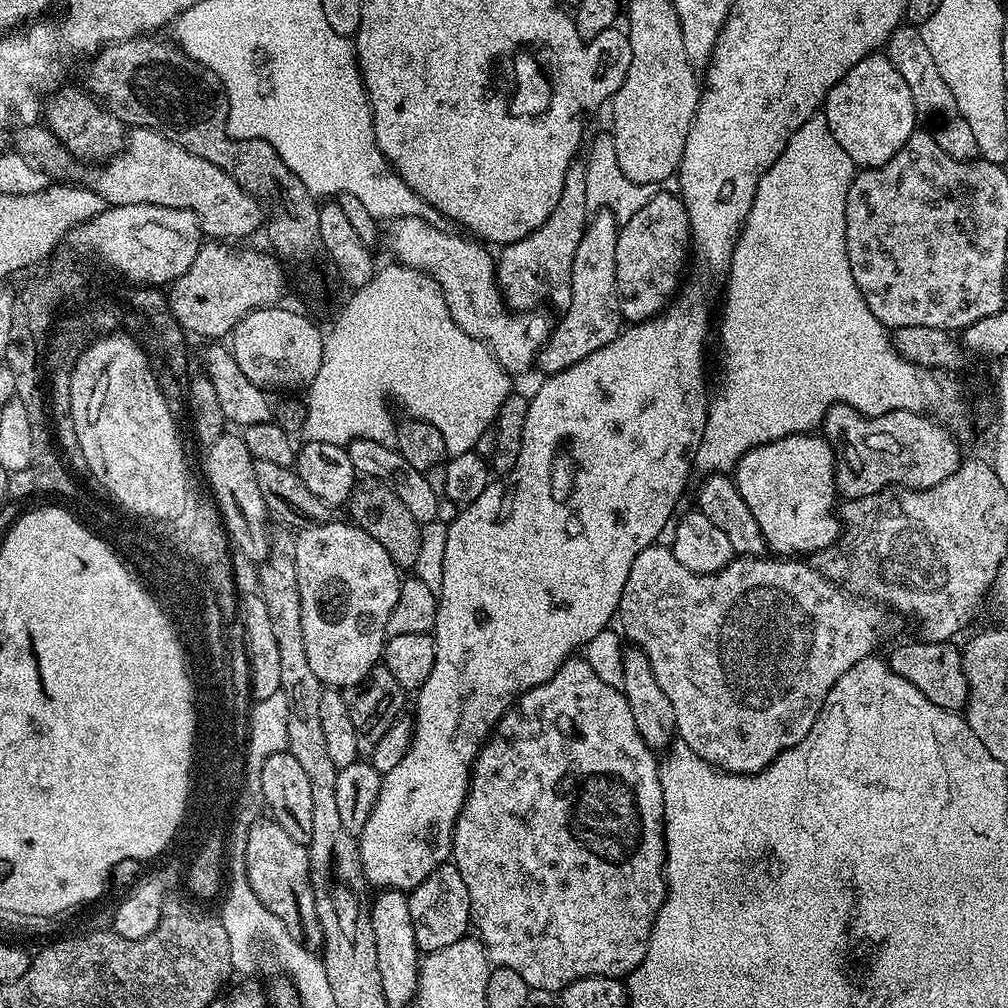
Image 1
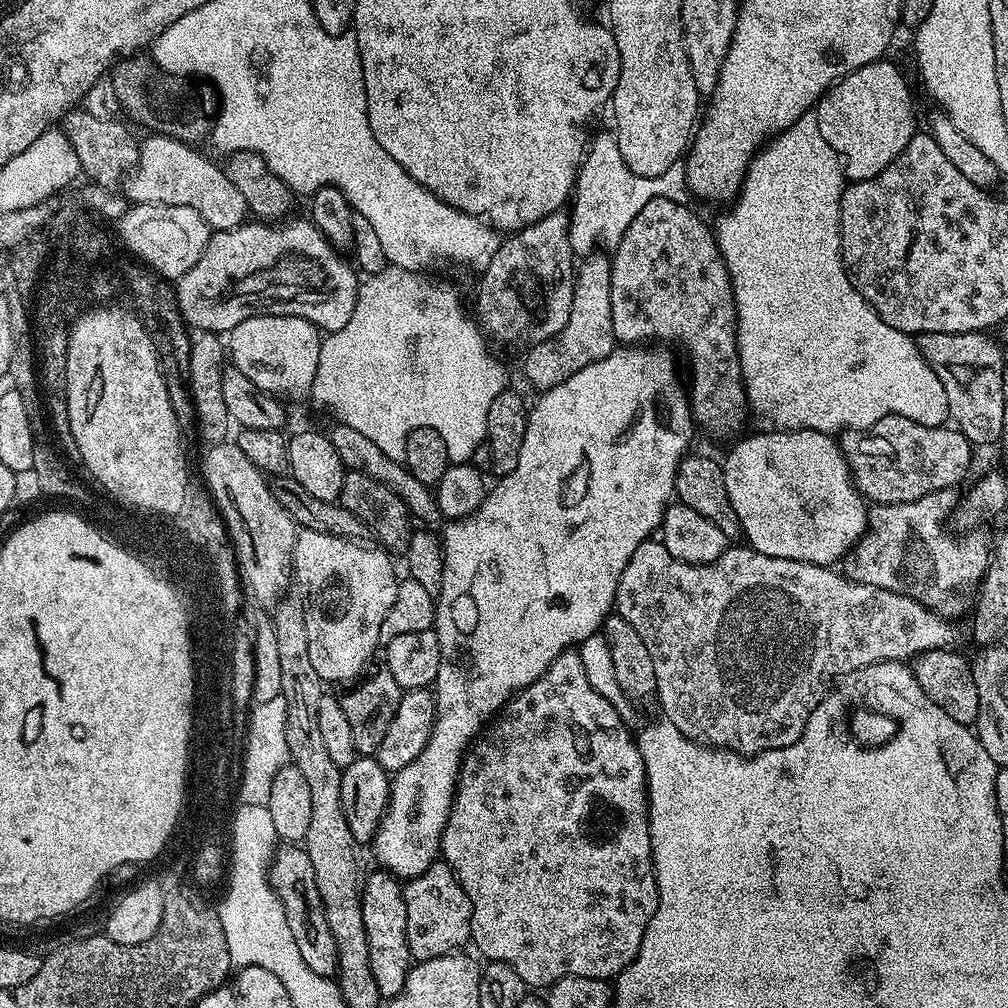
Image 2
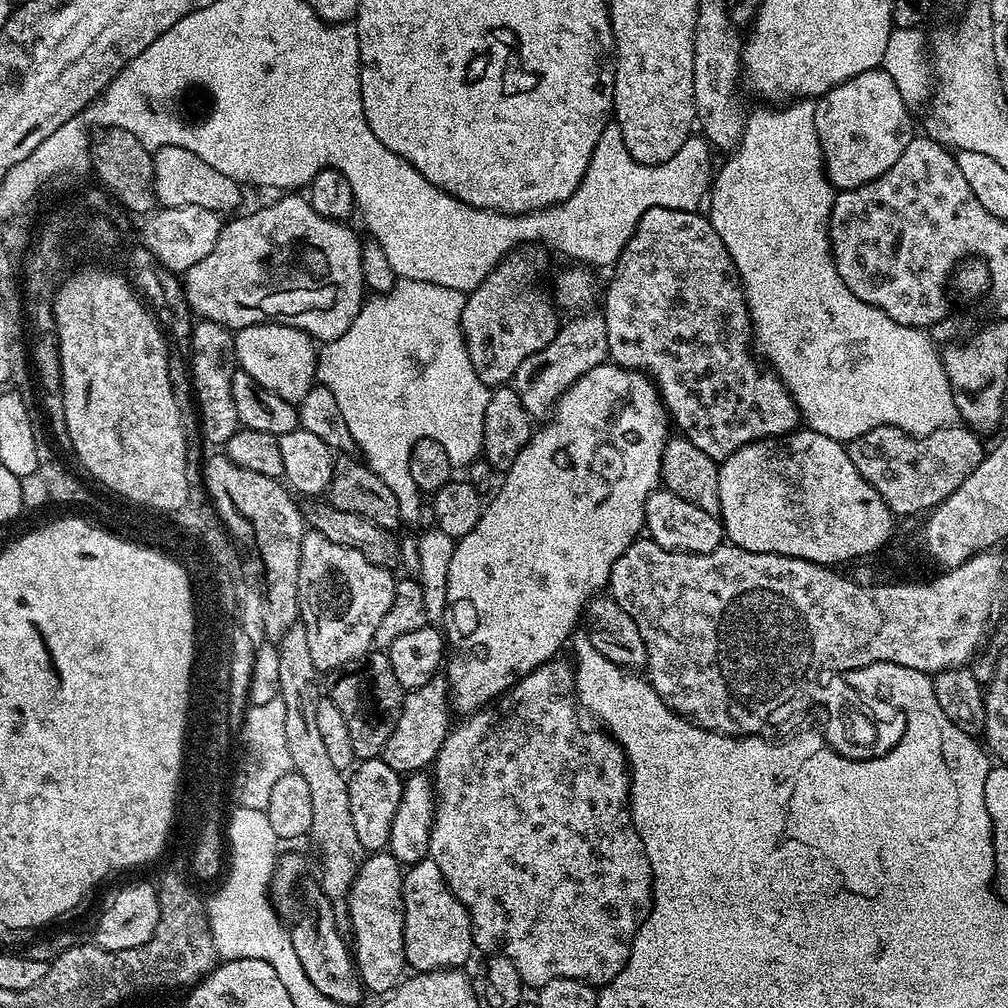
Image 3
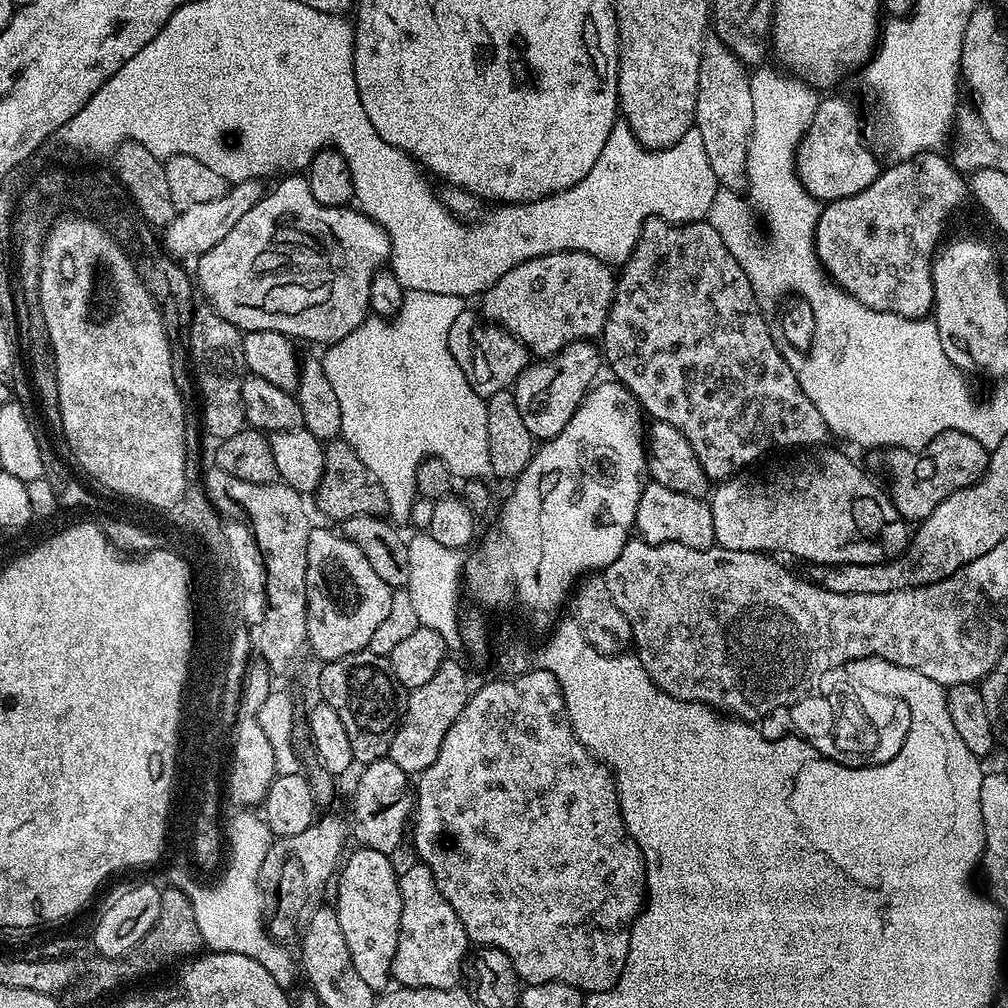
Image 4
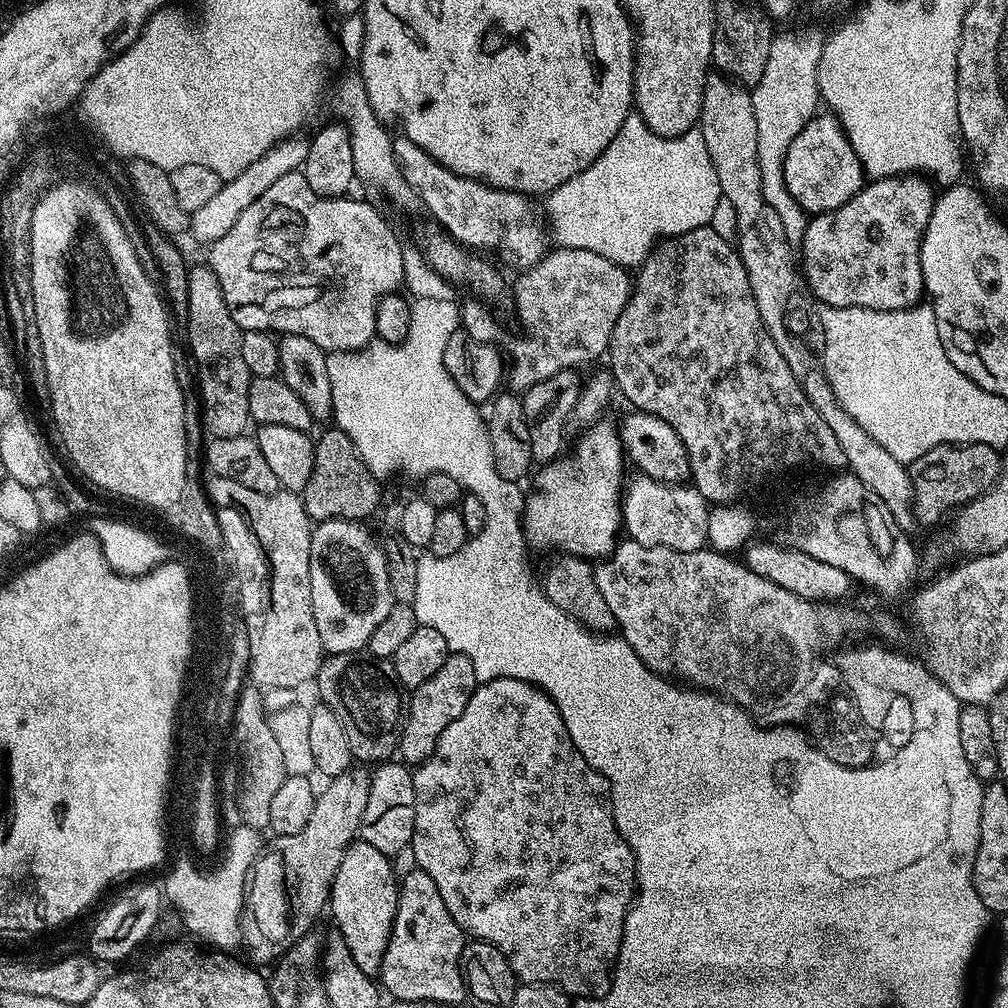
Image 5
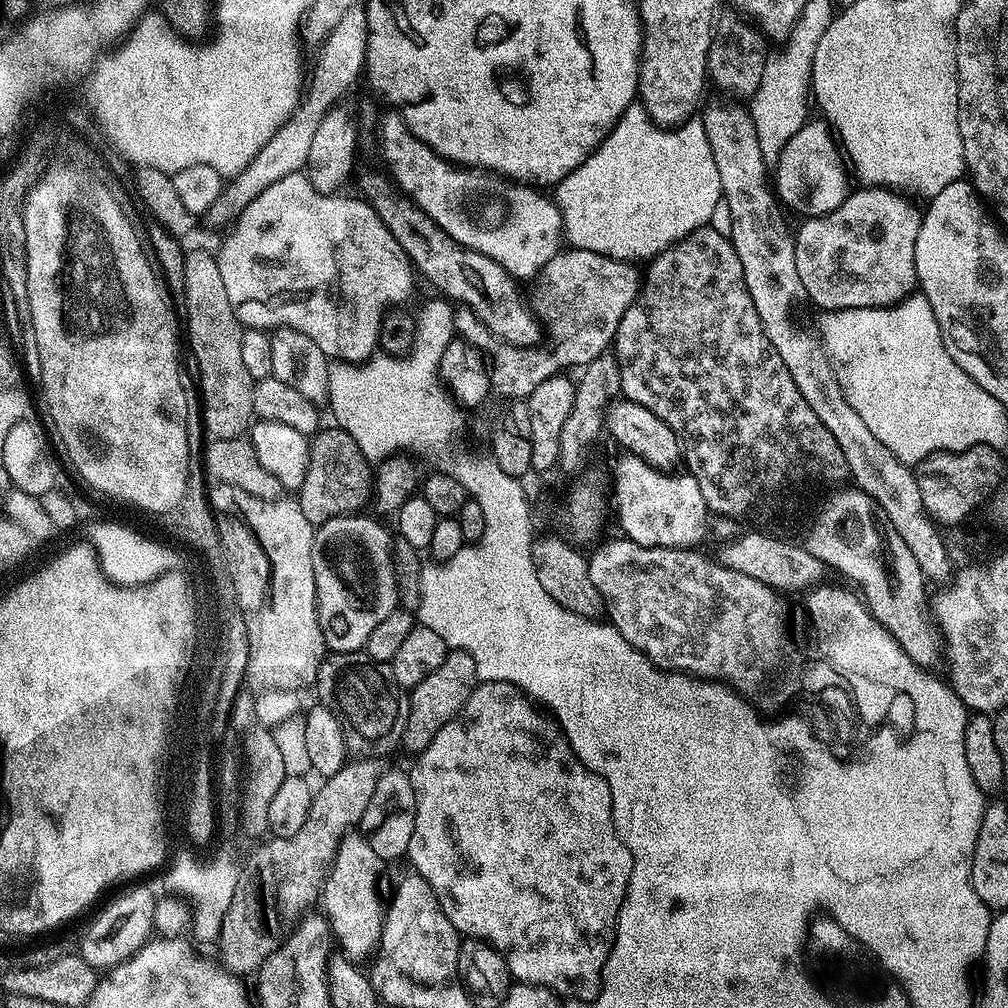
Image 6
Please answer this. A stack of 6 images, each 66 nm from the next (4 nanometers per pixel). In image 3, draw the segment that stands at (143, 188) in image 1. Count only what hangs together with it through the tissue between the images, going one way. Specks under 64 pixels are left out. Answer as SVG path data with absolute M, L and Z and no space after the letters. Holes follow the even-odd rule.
M182 146L155 149L152 165L152 187L156 190L157 201L165 208L202 206L211 212L227 214L231 208L240 204L241 185L219 170L214 170L214 166L206 166L206 162L198 158L198 154L190 154L190 150Z

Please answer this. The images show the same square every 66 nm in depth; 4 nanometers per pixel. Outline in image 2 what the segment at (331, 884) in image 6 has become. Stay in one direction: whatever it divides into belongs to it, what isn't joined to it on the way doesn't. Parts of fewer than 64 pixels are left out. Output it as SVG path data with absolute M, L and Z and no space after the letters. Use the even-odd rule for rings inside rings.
M369 871L362 894L362 922L366 926L370 948L370 970L378 982L381 997L397 996L404 988L412 955L406 942L406 902L401 881L391 872Z

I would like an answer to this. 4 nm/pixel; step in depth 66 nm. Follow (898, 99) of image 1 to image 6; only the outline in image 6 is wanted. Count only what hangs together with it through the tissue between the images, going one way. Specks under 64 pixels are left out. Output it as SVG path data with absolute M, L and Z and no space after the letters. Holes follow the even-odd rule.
M807 122L786 142L774 163L774 191L789 213L797 212L800 218L825 216L838 210L838 206L842 206L848 196L848 176L850 172L845 157L829 125Z

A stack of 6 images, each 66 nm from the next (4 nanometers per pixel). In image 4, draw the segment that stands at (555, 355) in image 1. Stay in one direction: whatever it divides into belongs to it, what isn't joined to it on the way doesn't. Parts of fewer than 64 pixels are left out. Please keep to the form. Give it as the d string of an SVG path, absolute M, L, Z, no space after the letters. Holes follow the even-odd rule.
M591 341L567 344L560 352L548 359L542 358L529 363L513 384L515 402L521 411L522 422L533 439L543 442L552 440L565 428L588 389L597 381L603 365L601 349Z

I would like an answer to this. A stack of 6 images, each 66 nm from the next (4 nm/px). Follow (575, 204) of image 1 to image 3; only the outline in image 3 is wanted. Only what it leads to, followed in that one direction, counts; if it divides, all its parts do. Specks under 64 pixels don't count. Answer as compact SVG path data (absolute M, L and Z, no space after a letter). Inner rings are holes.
M520 246L500 261L500 265L477 286L467 293L460 329L464 331L464 342L468 346L470 360L478 378L489 386L504 386L513 379L518 366L530 355L547 346L560 331L562 320L556 317L557 305L553 297L540 289L540 275L548 268L548 256L540 246Z

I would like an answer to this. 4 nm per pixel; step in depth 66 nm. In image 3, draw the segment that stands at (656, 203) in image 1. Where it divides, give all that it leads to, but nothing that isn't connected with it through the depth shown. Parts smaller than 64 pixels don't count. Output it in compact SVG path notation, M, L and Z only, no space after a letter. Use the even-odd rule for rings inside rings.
M648 208L638 218L638 226L611 272L612 281L602 292L611 363L642 372L656 385L671 423L680 427L679 435L719 462L755 440L779 438L801 427L802 417L788 387L752 357L754 329L744 287L726 242L718 238L707 215L696 210Z

